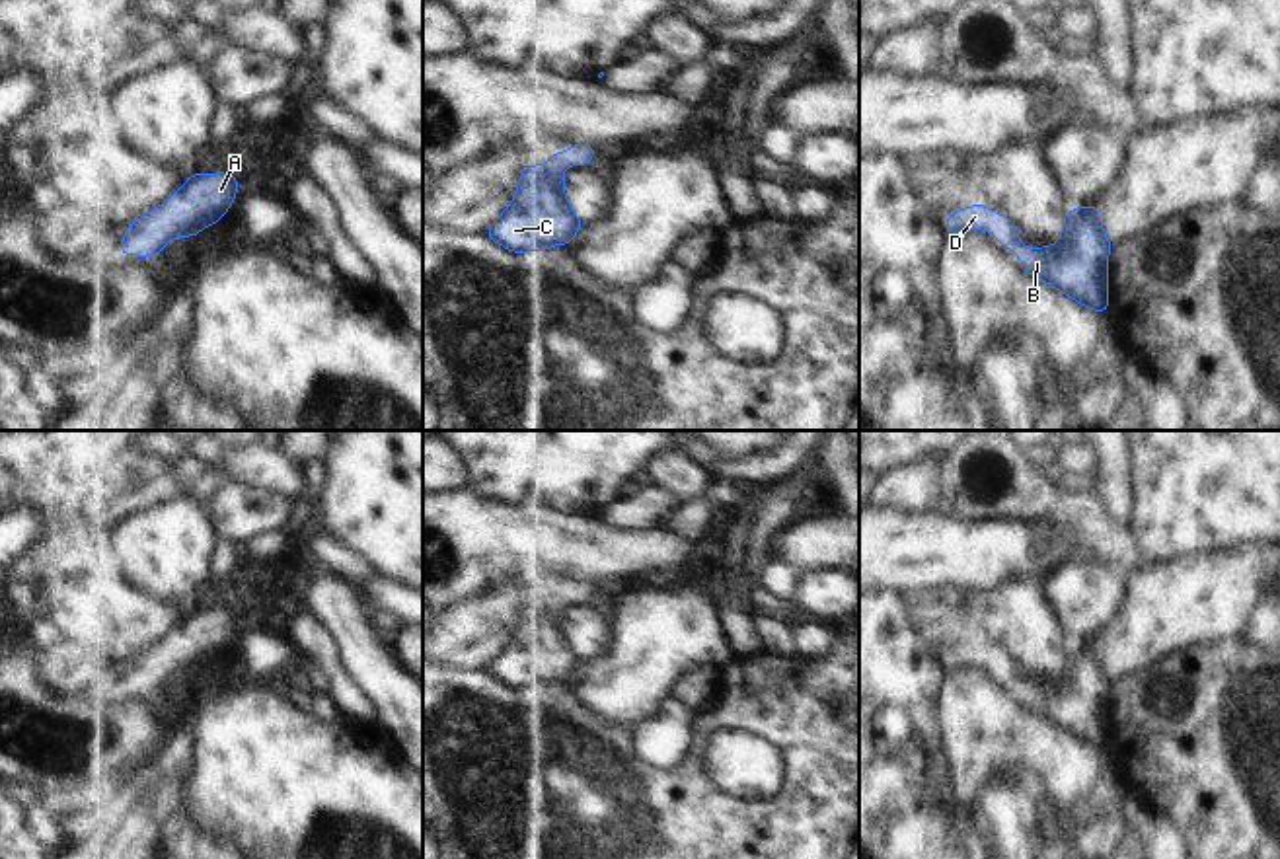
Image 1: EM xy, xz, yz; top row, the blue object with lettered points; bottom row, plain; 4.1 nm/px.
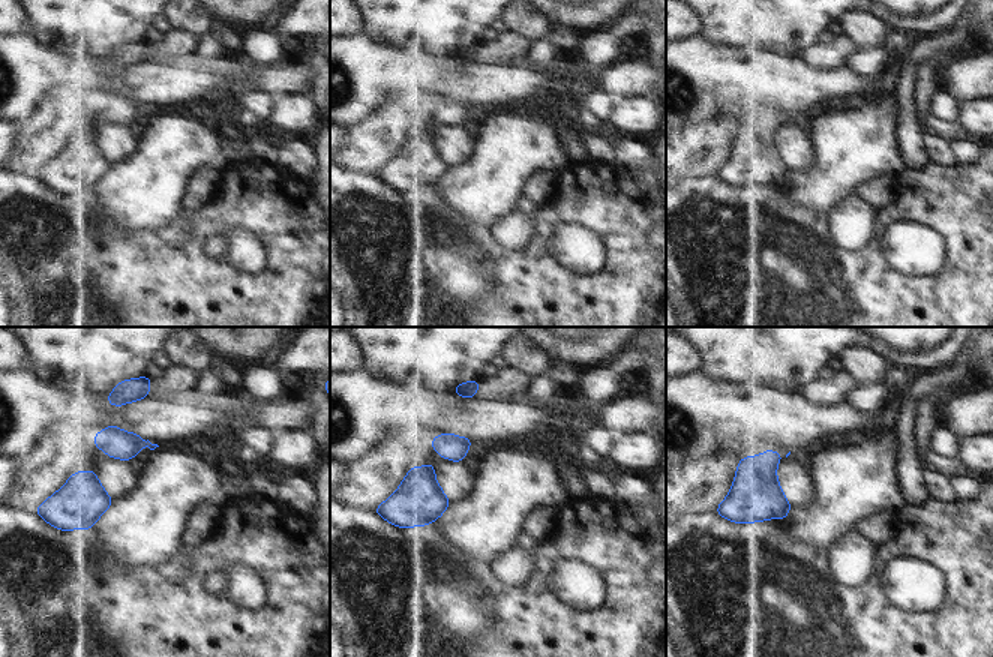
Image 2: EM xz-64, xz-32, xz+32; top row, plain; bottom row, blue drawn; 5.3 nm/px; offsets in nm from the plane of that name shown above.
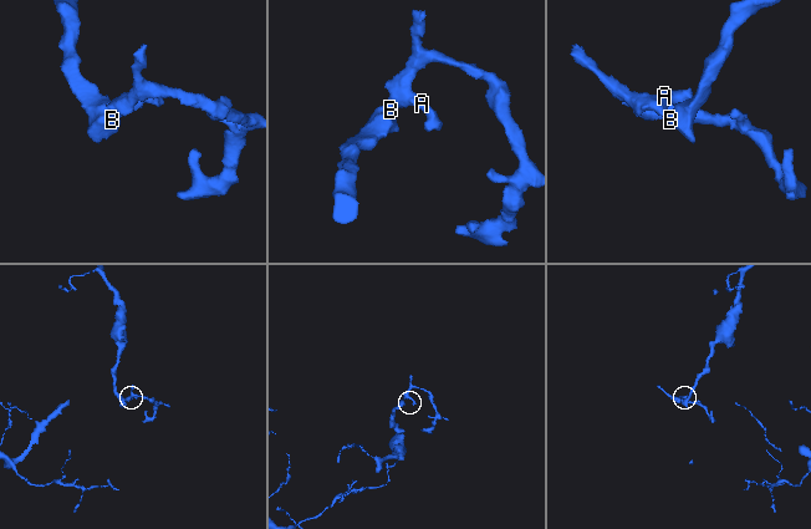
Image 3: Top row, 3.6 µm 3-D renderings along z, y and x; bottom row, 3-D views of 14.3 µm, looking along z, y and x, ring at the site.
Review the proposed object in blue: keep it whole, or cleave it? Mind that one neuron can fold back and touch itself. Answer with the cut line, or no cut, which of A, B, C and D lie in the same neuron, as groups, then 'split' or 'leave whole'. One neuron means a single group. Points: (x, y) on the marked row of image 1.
cut none; groups A B C D; leave whole

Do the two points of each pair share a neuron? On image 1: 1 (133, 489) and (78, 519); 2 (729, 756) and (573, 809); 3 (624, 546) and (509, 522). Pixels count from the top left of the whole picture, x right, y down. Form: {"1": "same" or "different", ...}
{"1": "different", "2": "different", "3": "same"}

